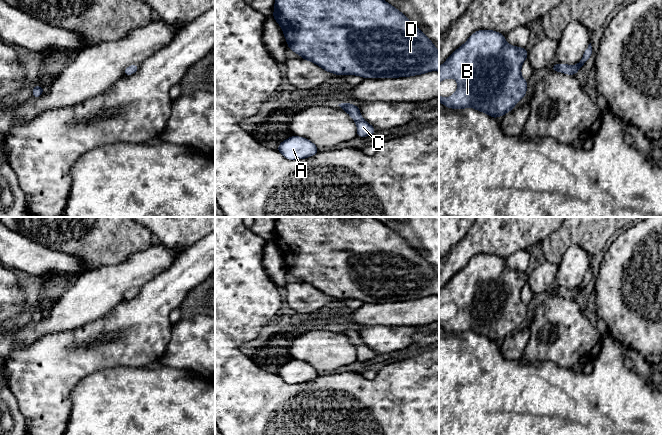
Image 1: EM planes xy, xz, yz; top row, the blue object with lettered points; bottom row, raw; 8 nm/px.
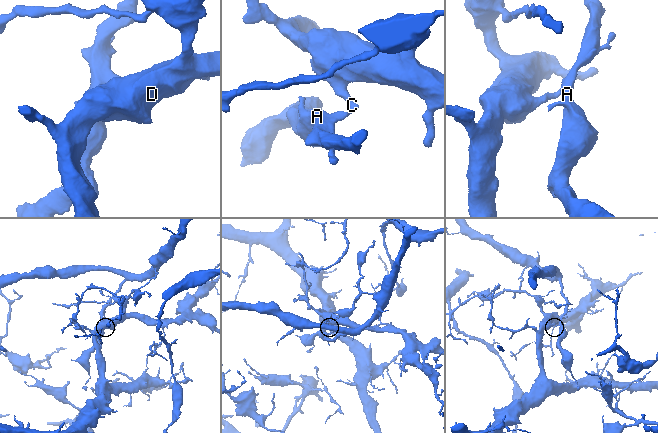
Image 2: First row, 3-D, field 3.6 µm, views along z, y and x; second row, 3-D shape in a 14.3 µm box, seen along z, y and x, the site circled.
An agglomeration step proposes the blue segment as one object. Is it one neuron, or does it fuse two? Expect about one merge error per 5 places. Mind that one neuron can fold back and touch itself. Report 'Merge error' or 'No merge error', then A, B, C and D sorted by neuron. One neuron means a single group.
Merge error. Groups: A C / B D

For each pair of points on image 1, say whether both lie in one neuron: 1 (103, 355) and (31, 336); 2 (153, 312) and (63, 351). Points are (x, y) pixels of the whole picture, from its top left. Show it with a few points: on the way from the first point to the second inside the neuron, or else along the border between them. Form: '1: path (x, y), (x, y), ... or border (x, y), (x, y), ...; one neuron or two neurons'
1: border (63, 331), (45, 334), (26, 348), (20, 349); two neurons
2: path (131, 334), (116, 344), (96, 347), (85, 352); one neuron

